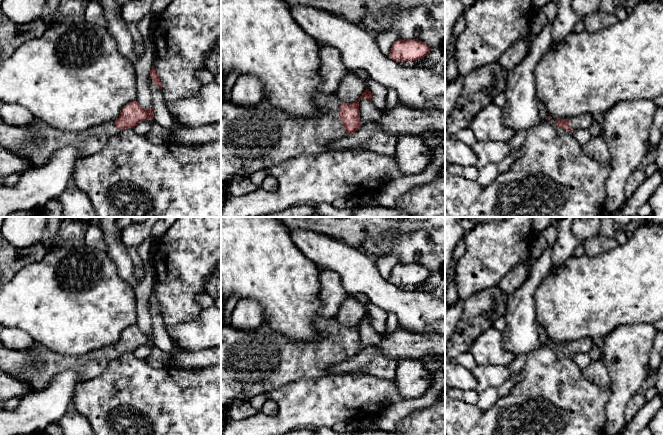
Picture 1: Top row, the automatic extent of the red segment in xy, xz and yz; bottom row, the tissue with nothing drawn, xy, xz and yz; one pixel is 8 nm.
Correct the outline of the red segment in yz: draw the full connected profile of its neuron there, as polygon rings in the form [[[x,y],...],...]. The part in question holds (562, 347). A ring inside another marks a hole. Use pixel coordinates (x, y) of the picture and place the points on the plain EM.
[[[585,337],[571,343],[555,343],[551,340],[546,345],[555,351],[559,358],[571,358],[579,353],[589,353],[594,347],[593,340]]]

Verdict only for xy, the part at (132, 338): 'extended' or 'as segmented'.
extended

